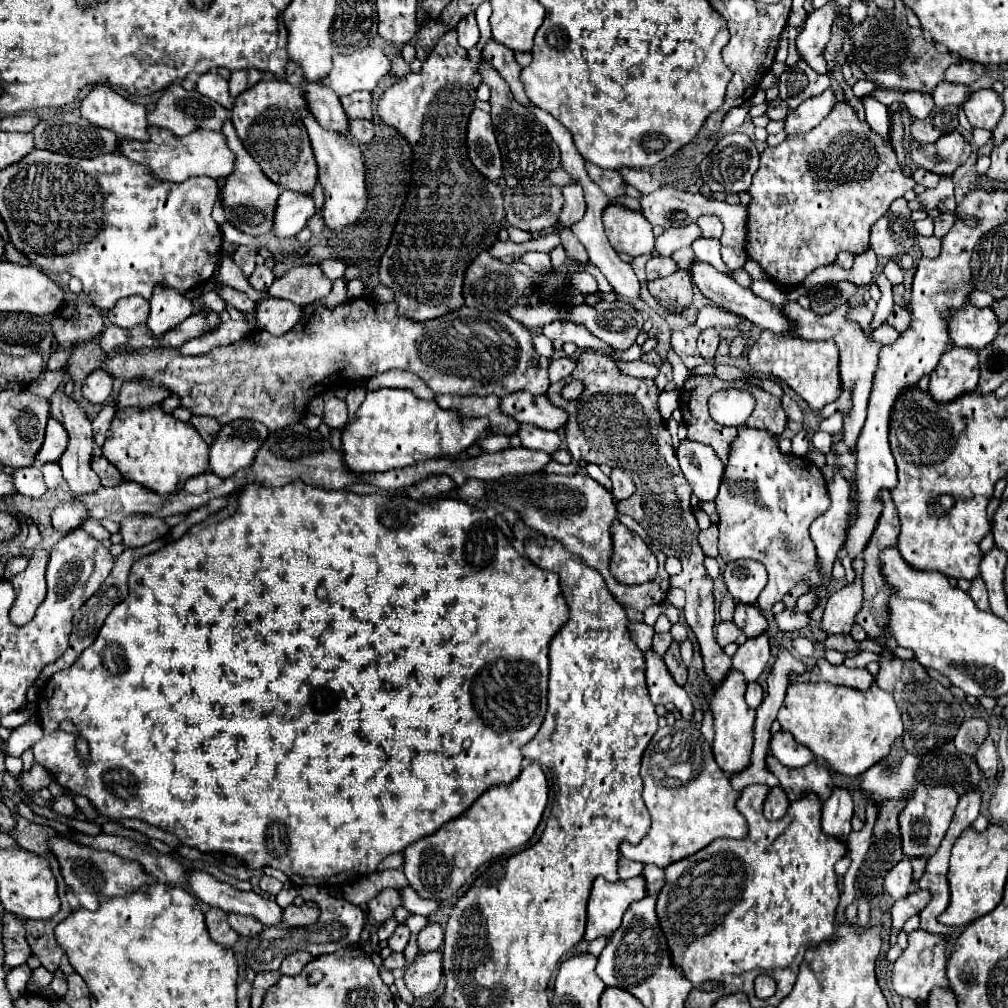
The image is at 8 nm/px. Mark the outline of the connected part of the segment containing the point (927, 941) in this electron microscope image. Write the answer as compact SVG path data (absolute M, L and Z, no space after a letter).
M914 929L908 935L908 947L900 955L900 959L894 963L892 971L892 985L894 991L902 997L910 997L914 1001L928 999L928 993L936 985L948 985L946 979L946 937L928 933L924 929Z

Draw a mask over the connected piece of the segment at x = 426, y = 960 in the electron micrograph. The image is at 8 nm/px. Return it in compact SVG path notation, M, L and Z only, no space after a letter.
M426 953L426 957L416 957L416 961L406 971L406 985L412 991L412 995L428 997L434 993L442 979L442 953Z

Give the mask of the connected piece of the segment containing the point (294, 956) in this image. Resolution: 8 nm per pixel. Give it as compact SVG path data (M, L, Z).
M308 951L290 953L290 955L282 961L280 971L282 971L282 975L292 975L292 977L294 977L294 973L300 973L312 959L314 959L314 955L308 953Z

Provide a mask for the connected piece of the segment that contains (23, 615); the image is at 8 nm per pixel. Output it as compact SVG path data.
M36 549L28 561L28 567L12 577L12 587L16 591L16 601L10 609L10 621L18 627L32 621L38 605L46 597L46 565L48 565L48 551Z

